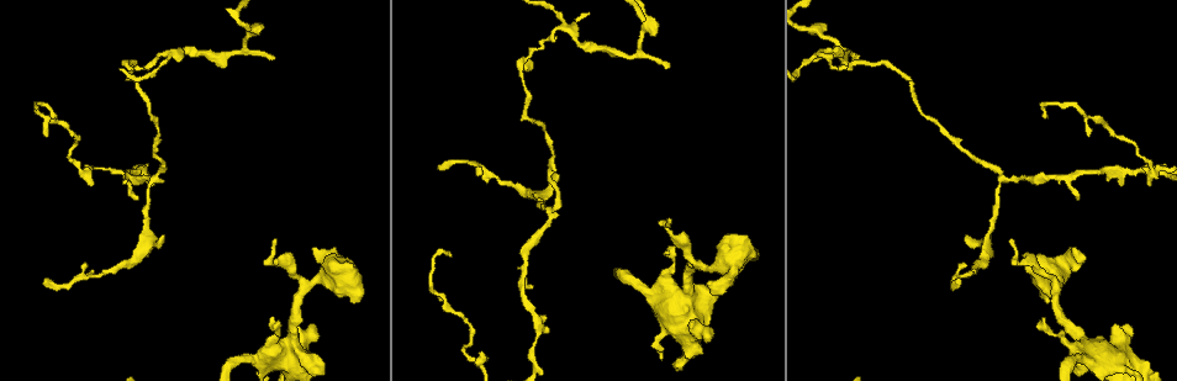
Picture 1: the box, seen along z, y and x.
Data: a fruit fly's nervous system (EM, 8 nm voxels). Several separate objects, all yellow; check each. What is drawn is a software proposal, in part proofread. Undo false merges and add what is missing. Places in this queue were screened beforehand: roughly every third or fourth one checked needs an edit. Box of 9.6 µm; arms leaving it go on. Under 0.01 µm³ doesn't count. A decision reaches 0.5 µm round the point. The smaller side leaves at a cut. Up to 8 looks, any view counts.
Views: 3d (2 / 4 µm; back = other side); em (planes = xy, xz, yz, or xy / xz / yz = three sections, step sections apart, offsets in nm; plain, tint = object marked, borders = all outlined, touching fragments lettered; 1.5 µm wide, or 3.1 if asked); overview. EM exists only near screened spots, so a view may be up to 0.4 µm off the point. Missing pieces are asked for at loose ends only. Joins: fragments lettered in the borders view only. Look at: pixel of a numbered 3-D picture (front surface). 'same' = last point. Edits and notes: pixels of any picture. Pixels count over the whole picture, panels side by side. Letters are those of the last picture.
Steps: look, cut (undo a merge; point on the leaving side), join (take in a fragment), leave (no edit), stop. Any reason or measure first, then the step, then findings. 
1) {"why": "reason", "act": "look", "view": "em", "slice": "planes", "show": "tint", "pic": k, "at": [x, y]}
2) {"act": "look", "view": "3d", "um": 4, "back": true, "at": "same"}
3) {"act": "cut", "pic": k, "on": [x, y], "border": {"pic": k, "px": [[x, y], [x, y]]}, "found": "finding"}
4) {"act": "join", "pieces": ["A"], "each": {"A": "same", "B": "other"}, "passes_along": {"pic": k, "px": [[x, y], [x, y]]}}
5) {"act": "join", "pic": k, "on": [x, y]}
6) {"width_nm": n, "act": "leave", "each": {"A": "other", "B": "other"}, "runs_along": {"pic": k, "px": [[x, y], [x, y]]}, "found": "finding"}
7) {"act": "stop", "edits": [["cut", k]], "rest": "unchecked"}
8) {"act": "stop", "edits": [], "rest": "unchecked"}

{"why": "free end", "act": "look", "view": "3d", "um": 4, "pic": 1, "at": [689, 324]}

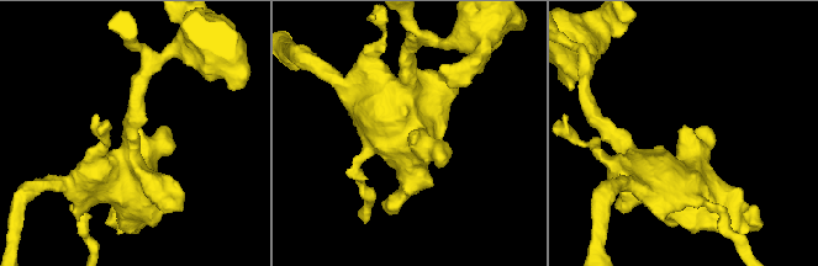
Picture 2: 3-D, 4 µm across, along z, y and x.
{"act": "look", "view": "em", "slice": "xy", "step": 4, "show": "borders", "pic": 2, "at": [684, 125]}

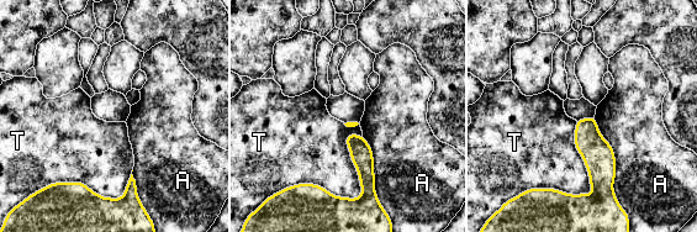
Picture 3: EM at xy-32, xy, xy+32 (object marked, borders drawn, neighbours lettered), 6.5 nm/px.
{"why": "cut it another way", "act": "look", "view": "em", "slice": "planes", "show": "borders", "at": "same"}

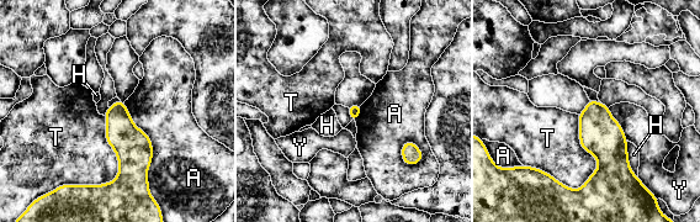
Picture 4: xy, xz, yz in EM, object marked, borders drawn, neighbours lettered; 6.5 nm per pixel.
{"act": "leave", "each": {"A": "other", "H": "other", "T": "other", "Y": "other"}, "border": {"pic": 4, "px": [[123, 102], [152, 146], [148, 180]]}, "found": "none of them fits"}

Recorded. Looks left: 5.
{"act": "look", "view": "em", "slice": "planes", "show": "borders", "pic": 1, "at": [450, 256]}

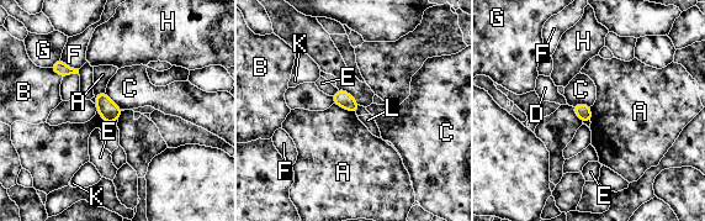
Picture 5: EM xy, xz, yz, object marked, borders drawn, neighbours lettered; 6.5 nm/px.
{"act": "leave", "each": {"A": "other", "B": "other", "C": "other", "D": "other", "E": "other", "F": "other", "G": "other", "H": "other", "K": "other", "L": "other"}, "border": {"pic": 5, "px": [[333, 103], [355, 114]]}, "found": "no lettered fragment goes on from it"}

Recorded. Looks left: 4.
{"why": "abrupt turn", "act": "look", "view": "em", "slice": "yz", "step": 4, "show": "plain", "pic": 1, "at": [846, 52]}

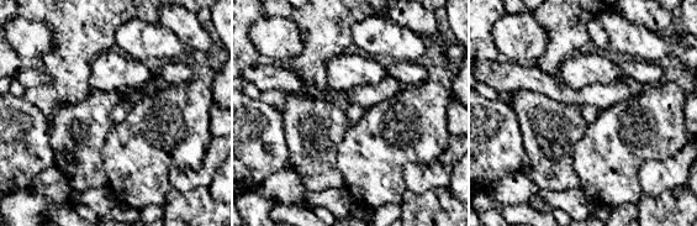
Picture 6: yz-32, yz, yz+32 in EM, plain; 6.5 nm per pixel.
{"why": "see the neighbours", "act": "look", "view": "em", "slice": "yz", "step": 4, "show": "borders", "at": "same"}

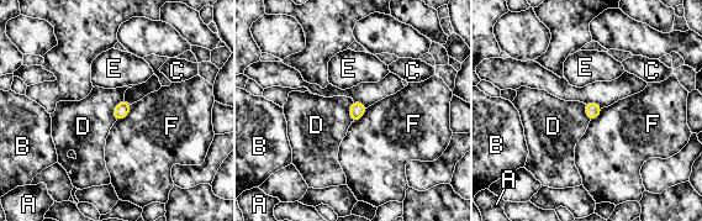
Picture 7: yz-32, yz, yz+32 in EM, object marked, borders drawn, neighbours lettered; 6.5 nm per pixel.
{"act": "leave", "each": {"A": "other", "B": "other", "C": "other", "D": "other", "E": "other", "F": "other"}, "border": {"pic": 7, "px": [[123, 99], [115, 106], [115, 120]]}, "found": "all the same neuron"}

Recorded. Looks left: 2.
{"act": "stop", "edits": [], "rest": "unchecked"}

